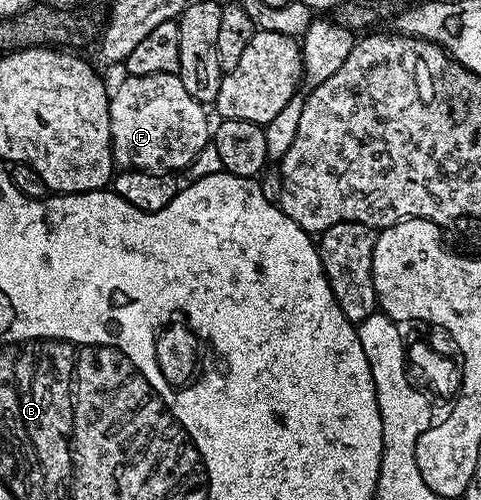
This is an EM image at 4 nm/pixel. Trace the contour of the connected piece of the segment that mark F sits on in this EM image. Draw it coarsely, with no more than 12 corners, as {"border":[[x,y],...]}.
{"border":[[177,74],[122,77],[109,96],[121,170],[178,172],[211,142]]}

